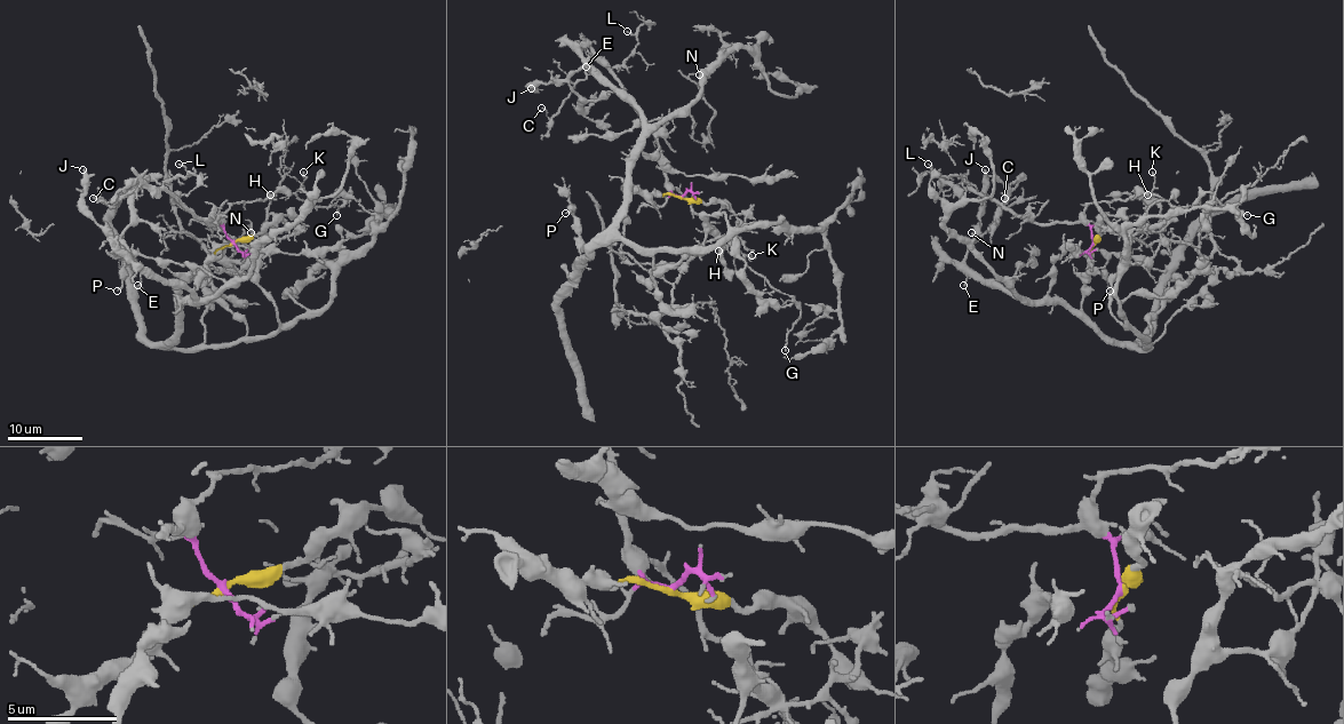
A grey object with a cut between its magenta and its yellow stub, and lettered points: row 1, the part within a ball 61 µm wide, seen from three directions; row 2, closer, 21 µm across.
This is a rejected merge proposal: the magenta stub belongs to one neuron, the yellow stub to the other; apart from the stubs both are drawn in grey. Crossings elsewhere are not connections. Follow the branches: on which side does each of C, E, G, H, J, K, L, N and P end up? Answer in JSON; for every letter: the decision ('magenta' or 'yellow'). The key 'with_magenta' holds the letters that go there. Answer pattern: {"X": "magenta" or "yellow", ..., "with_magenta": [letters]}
{"C": "magenta", "E": "yellow", "G": "magenta", "H": "magenta", "J": "yellow", "K": "magenta", "L": "magenta", "N": "yellow", "P": "yellow", "with_magenta": ["C", "G", "H", "K", "L"]}

